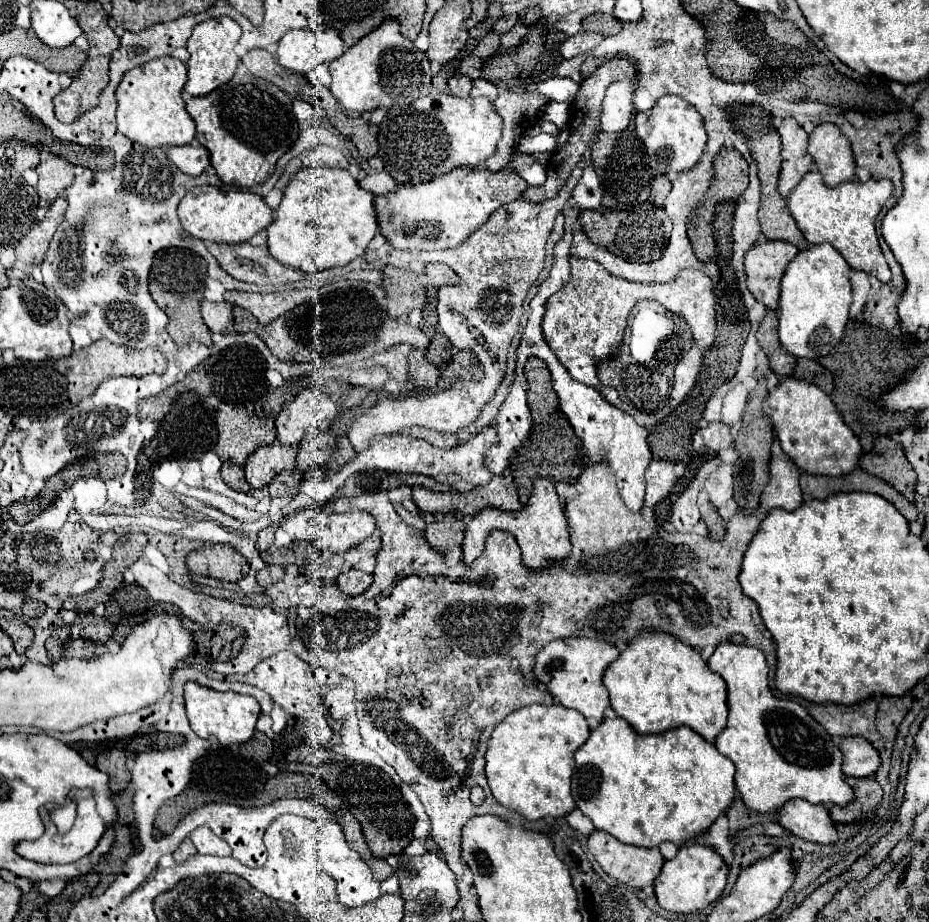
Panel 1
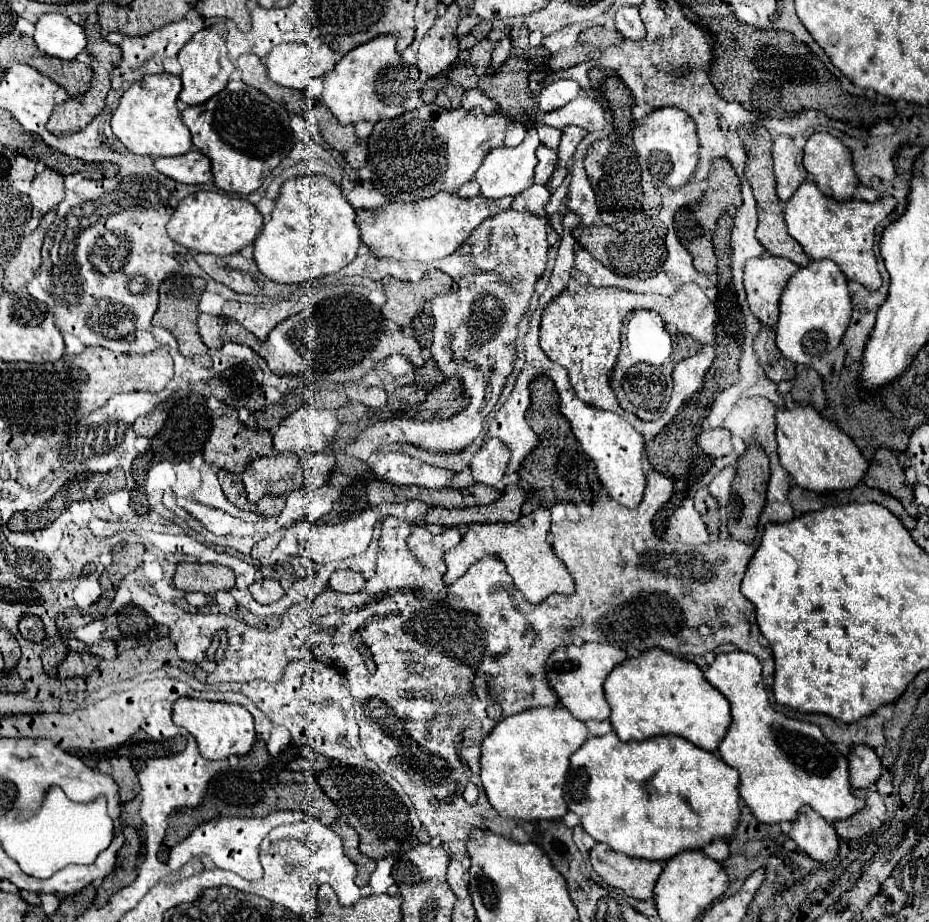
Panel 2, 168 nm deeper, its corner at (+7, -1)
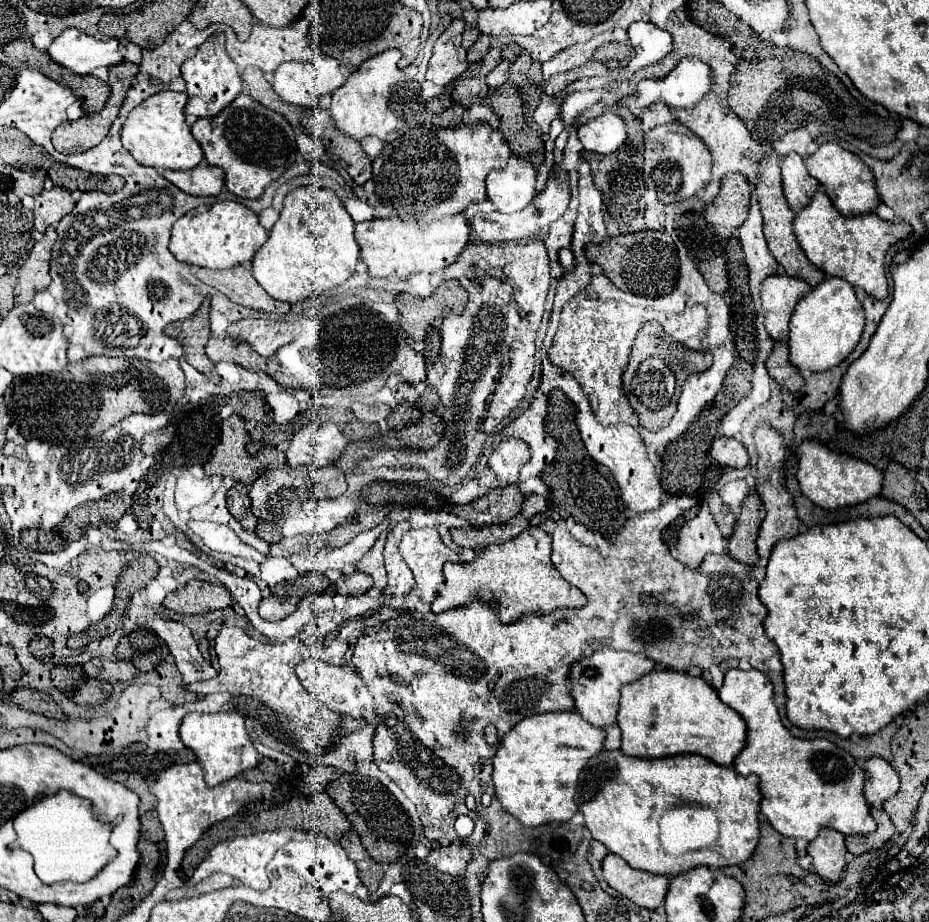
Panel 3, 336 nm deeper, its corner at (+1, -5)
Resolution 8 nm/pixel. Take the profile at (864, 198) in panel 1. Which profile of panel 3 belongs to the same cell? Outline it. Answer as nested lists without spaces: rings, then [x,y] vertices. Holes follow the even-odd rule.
[[[817,192],[807,208],[795,214],[795,236],[805,252],[805,256],[825,274],[847,280],[851,286],[865,290],[869,296],[883,300],[887,298],[887,278],[883,270],[887,250],[911,236],[911,226],[905,222],[885,222],[877,214],[863,216],[843,216],[833,206],[825,192]]]

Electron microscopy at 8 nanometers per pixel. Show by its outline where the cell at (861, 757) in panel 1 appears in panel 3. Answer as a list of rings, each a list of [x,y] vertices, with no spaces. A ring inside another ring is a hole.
[[[869,758],[865,762],[865,798],[877,806],[889,800],[899,790],[899,774],[883,758]]]

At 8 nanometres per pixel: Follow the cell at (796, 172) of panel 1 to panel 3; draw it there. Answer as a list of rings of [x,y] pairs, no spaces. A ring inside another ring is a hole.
[[[789,154],[781,166],[783,172],[783,194],[793,212],[803,210],[813,194],[819,190],[819,182],[809,176],[805,162],[797,154]]]

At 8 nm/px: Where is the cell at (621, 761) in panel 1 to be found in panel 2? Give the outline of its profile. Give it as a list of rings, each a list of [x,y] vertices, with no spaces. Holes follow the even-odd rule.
[[[609,732],[605,736],[591,736],[591,738],[587,738],[587,742],[571,756],[571,768],[567,772],[567,782],[563,786],[563,792],[565,792],[565,800],[569,804],[569,810],[575,812],[581,818],[581,826],[597,842],[605,842],[613,850],[629,854],[633,858],[669,860],[671,856],[675,856],[675,854],[679,854],[683,850],[699,850],[699,848],[703,848],[715,836],[729,838],[733,834],[733,830],[735,830],[735,826],[739,822],[739,790],[737,790],[737,784],[739,784],[739,774],[731,766],[727,766],[717,754],[707,752],[703,748],[697,748],[691,742],[687,742],[685,738],[655,736],[655,738],[647,738],[643,742],[621,742],[615,732]]]

